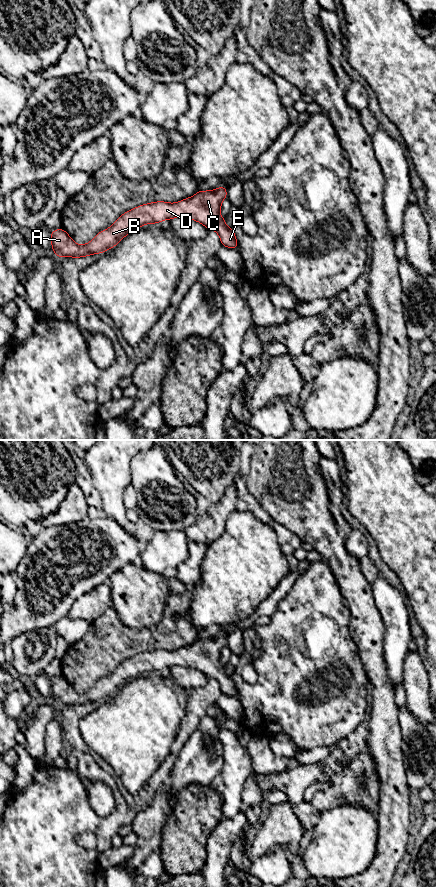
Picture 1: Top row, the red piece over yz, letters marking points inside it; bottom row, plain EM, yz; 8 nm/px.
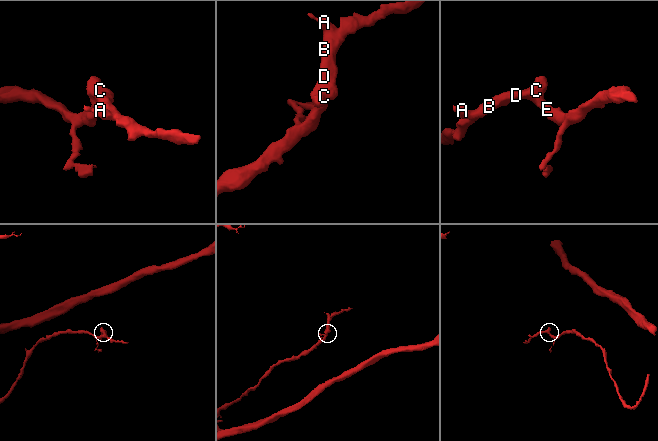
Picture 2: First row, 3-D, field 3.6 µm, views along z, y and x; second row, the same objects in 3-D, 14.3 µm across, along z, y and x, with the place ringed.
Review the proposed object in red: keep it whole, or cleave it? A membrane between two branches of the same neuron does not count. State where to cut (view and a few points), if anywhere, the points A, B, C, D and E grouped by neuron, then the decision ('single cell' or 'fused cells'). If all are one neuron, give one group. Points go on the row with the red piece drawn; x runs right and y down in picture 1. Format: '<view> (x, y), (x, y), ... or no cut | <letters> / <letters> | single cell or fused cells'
no cut | A B C D E | single cell

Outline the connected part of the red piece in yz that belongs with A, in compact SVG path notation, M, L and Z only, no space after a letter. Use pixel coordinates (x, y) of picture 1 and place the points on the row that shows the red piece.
M220 186L216 190L198 190L193 197L183 199L178 203L167 203L164 201L147 203L125 212L110 228L97 233L95 238L85 245L76 244L63 228L53 230L51 232L51 246L54 254L58 257L86 257L92 254L103 253L116 246L128 233L139 229L144 224L160 223L165 219L171 220L175 217L187 217L200 222L207 229L216 231L222 246L237 249L238 241L234 230L226 226L225 219L220 215L221 203L225 198L227 198L227 189L224 186Z

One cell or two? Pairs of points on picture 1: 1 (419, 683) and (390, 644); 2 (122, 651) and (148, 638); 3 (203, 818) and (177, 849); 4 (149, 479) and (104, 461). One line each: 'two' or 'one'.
1: two
2: one
3: one
4: two

